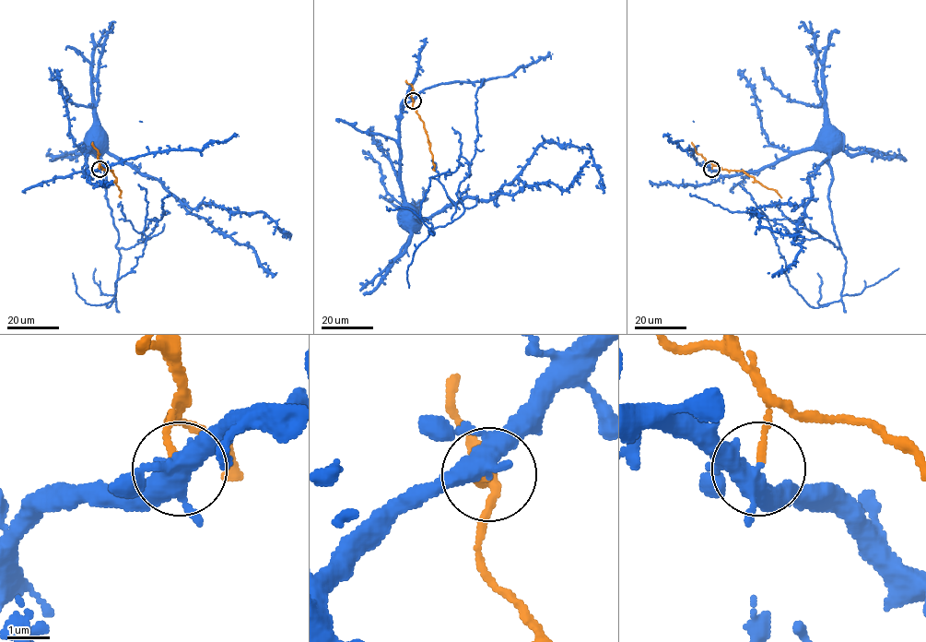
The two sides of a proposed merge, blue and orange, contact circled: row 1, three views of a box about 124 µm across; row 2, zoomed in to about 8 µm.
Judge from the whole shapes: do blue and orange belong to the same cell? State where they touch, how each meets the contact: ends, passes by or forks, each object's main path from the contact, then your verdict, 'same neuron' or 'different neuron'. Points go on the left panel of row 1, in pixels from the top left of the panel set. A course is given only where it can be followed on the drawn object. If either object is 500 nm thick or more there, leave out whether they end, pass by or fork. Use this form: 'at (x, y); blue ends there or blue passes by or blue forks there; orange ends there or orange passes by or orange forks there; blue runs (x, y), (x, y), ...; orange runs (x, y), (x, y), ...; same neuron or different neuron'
at (99, 169); blue forks there; orange ends there; blue runs (99, 169), (85, 174), (91, 149), (120, 255), (107, 308), (142, 255), (138, 184); orange runs (99, 168), (99, 165), (105, 171), (111, 171), (121, 197); different neuron

